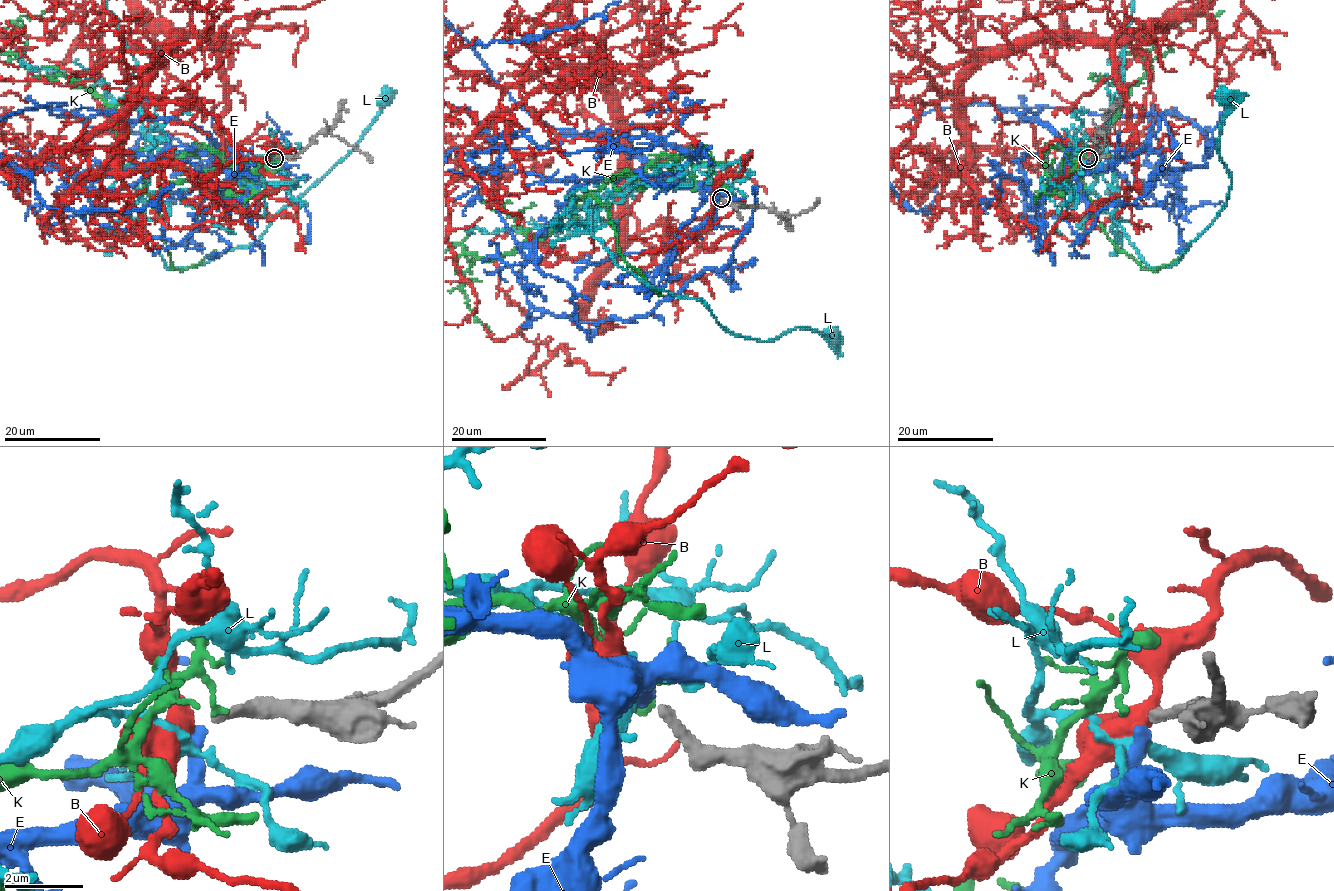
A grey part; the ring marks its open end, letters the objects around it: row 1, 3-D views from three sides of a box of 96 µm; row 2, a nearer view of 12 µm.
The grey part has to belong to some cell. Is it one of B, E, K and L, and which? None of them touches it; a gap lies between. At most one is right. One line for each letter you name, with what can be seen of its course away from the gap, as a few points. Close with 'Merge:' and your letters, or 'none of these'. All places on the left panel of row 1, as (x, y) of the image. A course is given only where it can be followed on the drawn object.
Merge: E

